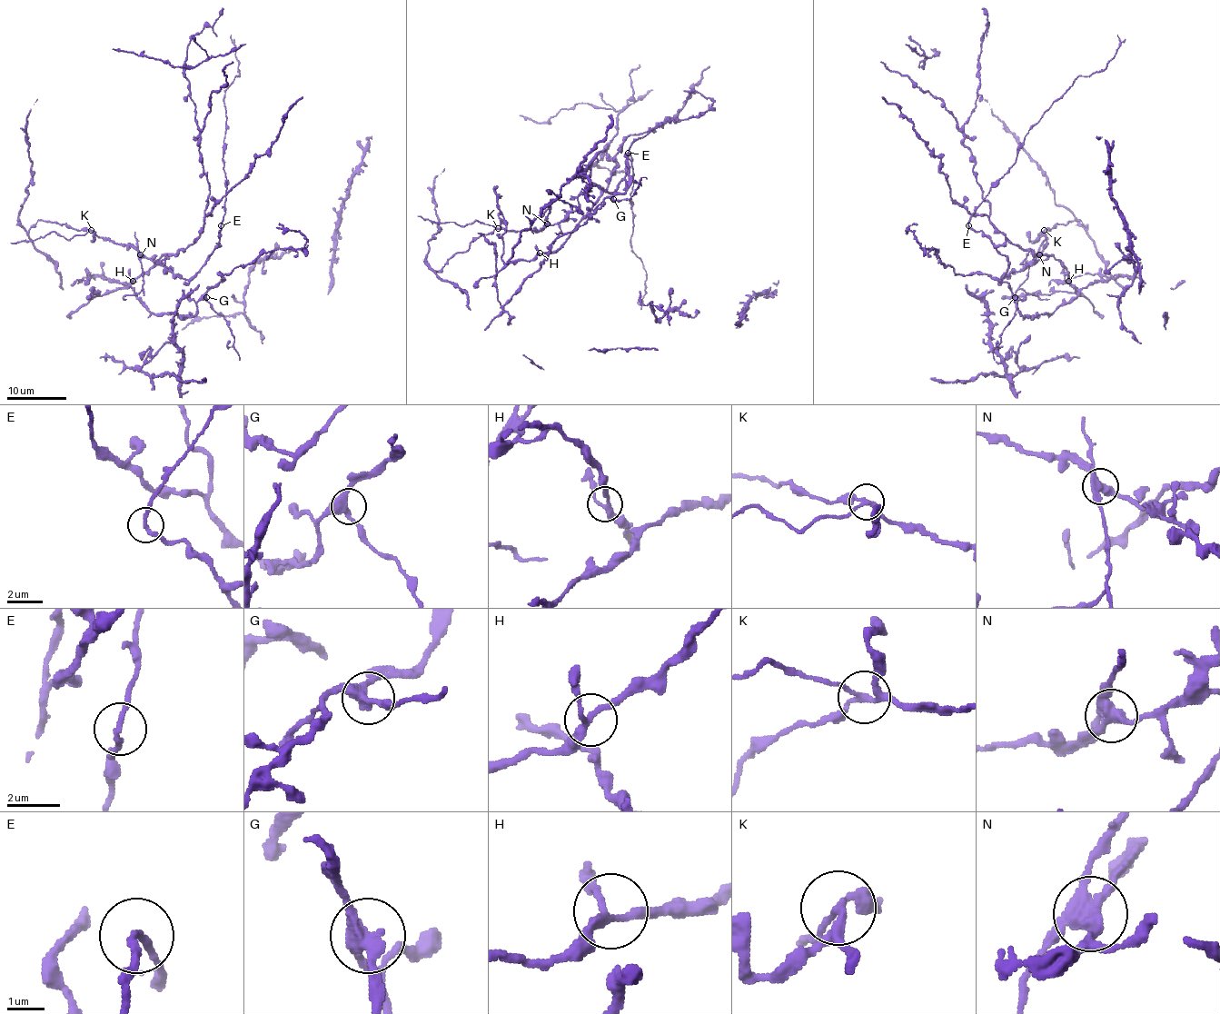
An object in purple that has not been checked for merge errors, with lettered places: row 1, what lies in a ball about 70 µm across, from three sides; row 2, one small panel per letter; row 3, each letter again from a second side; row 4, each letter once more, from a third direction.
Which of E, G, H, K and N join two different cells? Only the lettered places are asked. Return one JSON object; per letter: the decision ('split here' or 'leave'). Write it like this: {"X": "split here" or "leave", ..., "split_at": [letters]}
{"E": "split here", "G": "leave", "H": "leave", "K": "split here", "N": "split here", "split_at": ["E", "K", "N"]}

